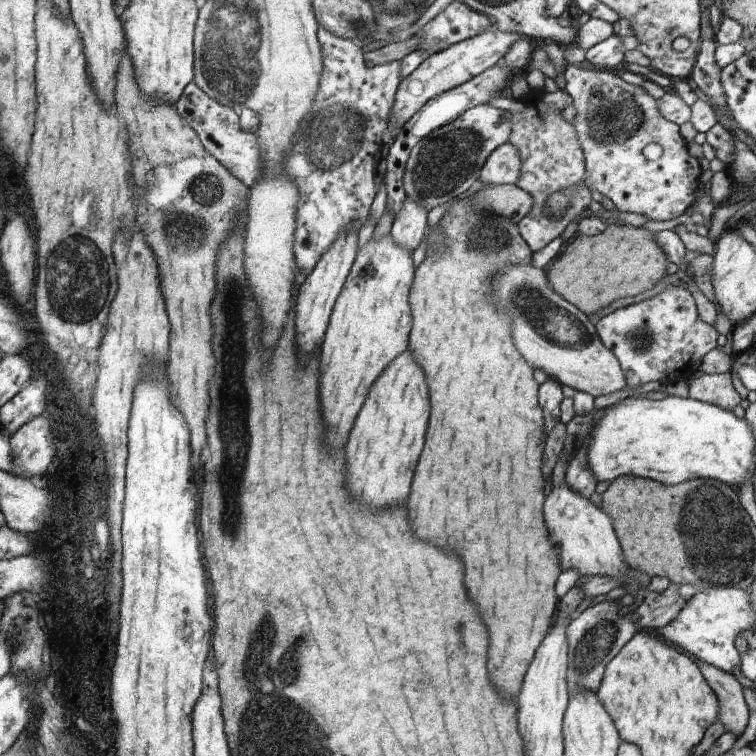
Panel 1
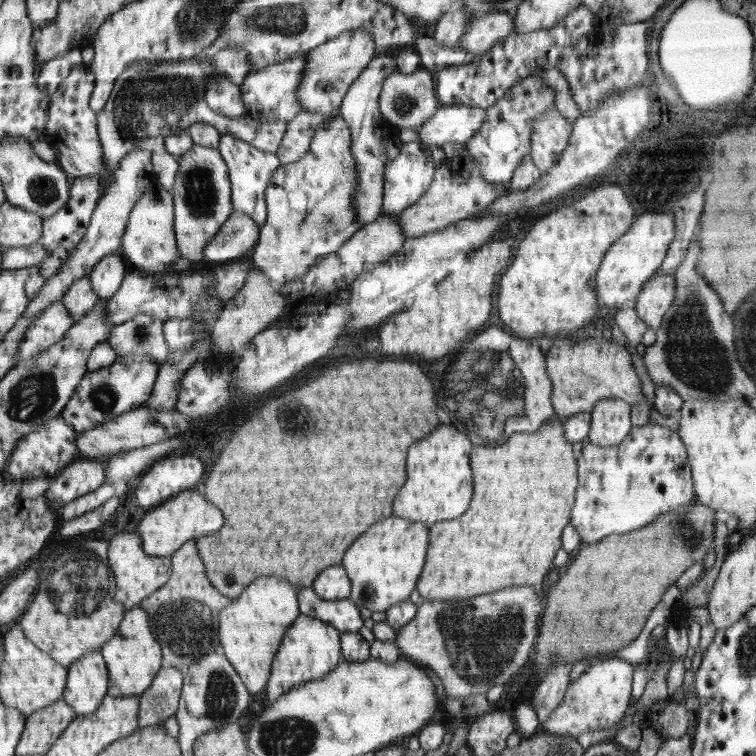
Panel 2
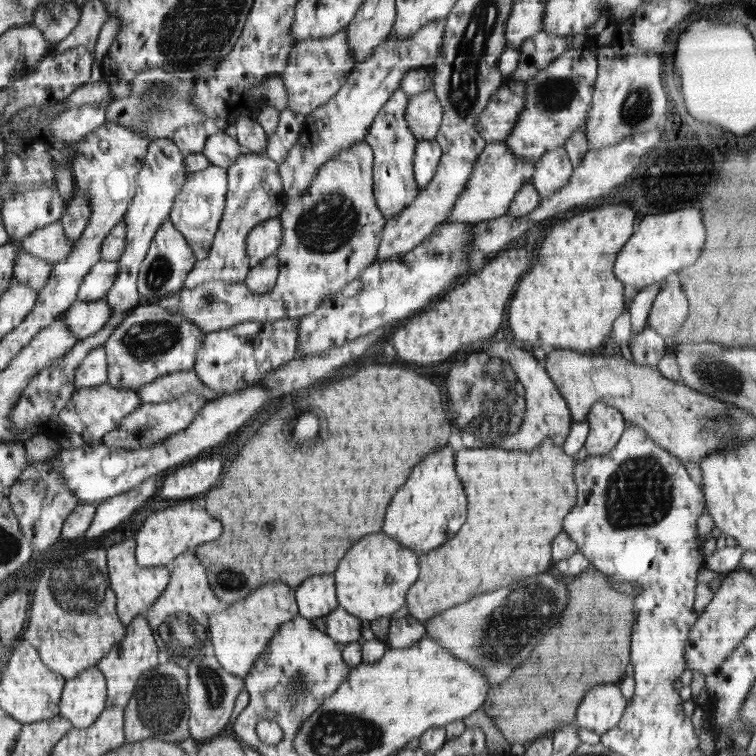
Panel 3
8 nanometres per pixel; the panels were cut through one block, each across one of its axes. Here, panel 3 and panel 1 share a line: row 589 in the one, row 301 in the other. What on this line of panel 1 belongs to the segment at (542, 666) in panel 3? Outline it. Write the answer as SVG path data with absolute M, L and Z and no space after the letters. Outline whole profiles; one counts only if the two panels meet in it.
M608 223L607 228L595 236L579 235L564 254L558 255L547 278L560 296L578 306L585 314L598 312L610 303L642 294L666 274L668 256L662 252L654 233L646 228Z

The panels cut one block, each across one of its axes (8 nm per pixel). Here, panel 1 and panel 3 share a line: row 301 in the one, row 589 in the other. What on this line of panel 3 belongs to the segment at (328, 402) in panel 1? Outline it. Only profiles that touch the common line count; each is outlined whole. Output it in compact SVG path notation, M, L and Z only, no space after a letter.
M382 530L376 536L364 536L348 556L344 556L344 564L340 564L340 572L336 572L339 606L346 609L360 620L376 620L382 616L391 616L407 604L407 595L419 578L419 556L404 544L393 540Z

